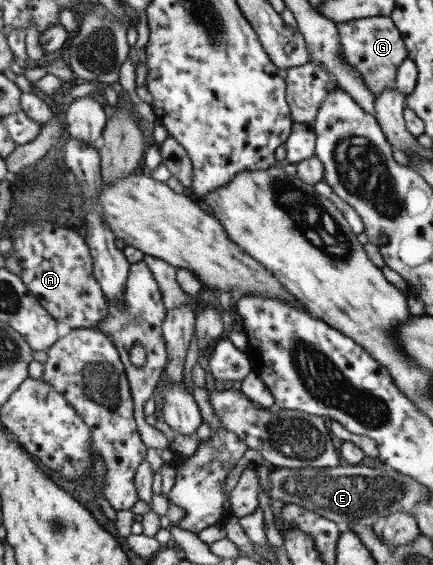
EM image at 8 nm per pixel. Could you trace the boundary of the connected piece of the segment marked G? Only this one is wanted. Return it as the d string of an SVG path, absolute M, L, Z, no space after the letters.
M366 16L340 22L337 25L342 39L342 56L347 65L359 71L366 88L377 97L383 89L394 89L396 67L407 59L404 38L389 16Z

